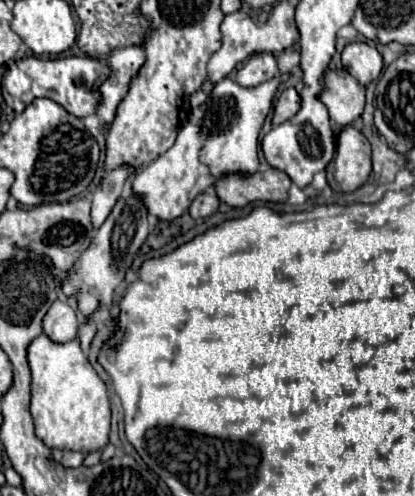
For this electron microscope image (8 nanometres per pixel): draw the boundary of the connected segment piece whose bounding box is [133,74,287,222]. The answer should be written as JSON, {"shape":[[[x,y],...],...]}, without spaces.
{"shape":[[[285,74],[255,88],[243,88],[231,78],[215,84],[211,96],[199,108],[201,112],[189,112],[175,144],[135,174],[133,194],[141,196],[147,212],[163,222],[171,222],[189,210],[195,196],[213,188],[217,176],[225,176],[225,172],[241,172],[245,176],[257,172],[259,130],[271,110],[275,90],[283,80],[287,80]]]}

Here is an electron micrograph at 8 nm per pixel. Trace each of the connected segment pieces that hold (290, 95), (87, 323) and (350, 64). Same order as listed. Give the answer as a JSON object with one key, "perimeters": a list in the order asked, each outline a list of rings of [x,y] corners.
{"perimeters":[[[[285,88],[281,92],[277,104],[275,104],[275,114],[273,114],[273,120],[271,122],[277,126],[277,124],[293,118],[297,114],[299,106],[301,106],[301,98],[299,98],[297,90],[295,88]]],[[[81,320],[81,322],[83,322],[83,326],[81,326],[81,330],[79,330],[79,334],[81,334],[81,336],[79,336],[79,340],[81,340],[81,348],[83,348],[85,352],[89,352],[97,328],[95,328],[93,320]]],[[[353,42],[347,44],[341,54],[343,68],[361,84],[369,84],[379,78],[383,70],[383,58],[377,52],[375,46],[369,46],[365,42]]]]}

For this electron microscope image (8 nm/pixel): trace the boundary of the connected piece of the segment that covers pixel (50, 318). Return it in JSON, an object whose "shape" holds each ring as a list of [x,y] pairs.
{"shape":[[[55,300],[53,306],[49,308],[49,312],[43,318],[43,332],[53,340],[53,342],[69,342],[77,338],[77,330],[79,330],[79,318],[77,312],[61,302]]]}

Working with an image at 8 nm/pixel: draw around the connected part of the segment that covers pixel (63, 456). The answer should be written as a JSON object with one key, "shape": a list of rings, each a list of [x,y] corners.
{"shape":[[[53,450],[53,458],[67,468],[77,468],[77,466],[83,464],[85,454],[83,452],[73,452],[73,450]]]}

